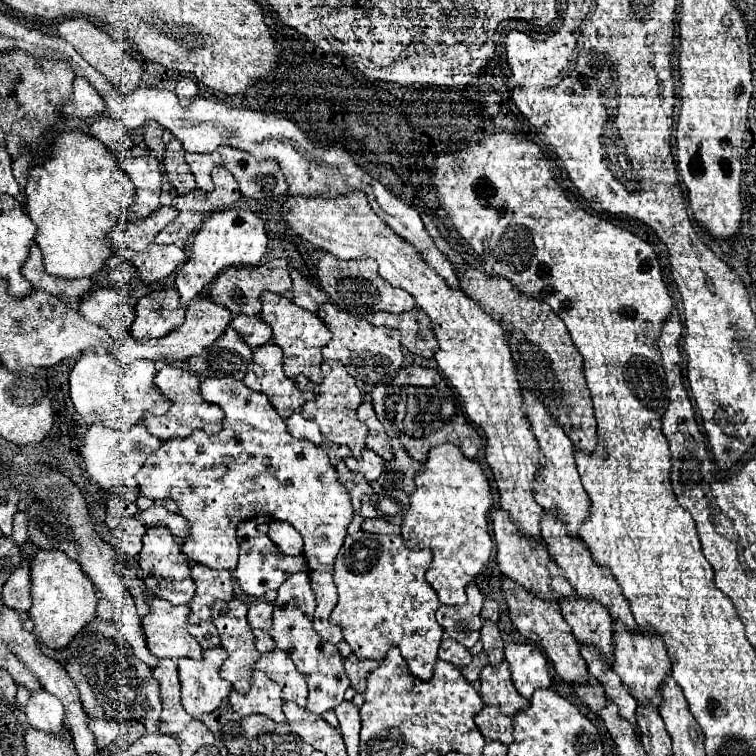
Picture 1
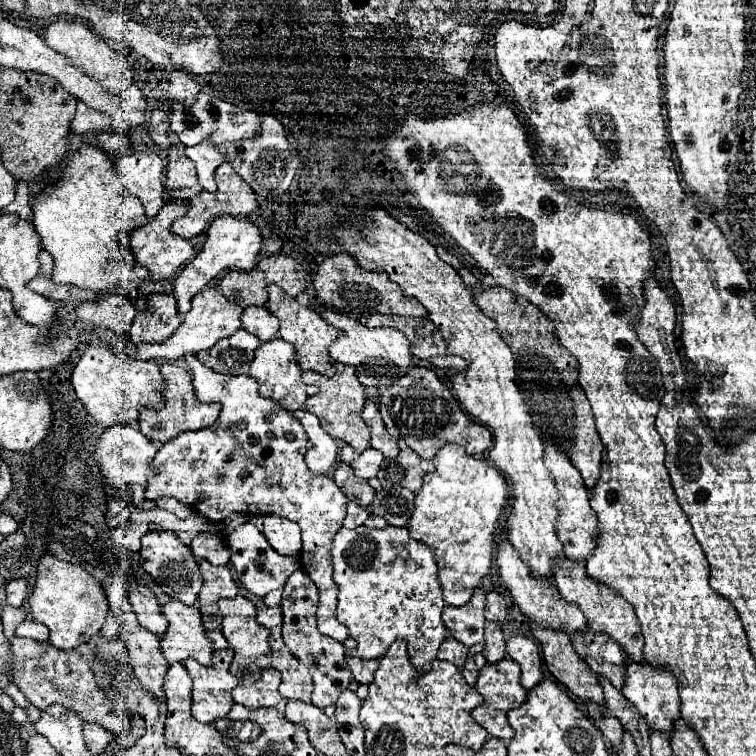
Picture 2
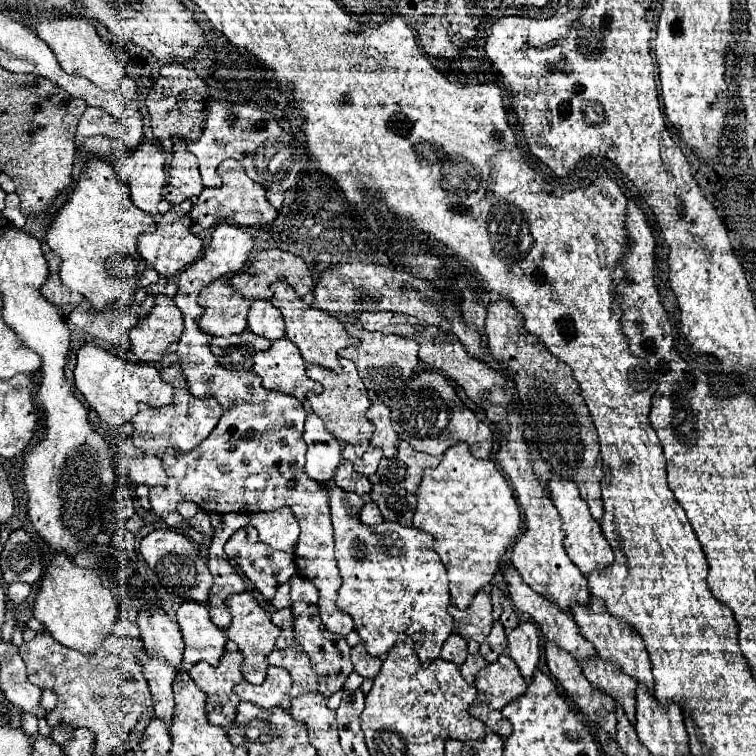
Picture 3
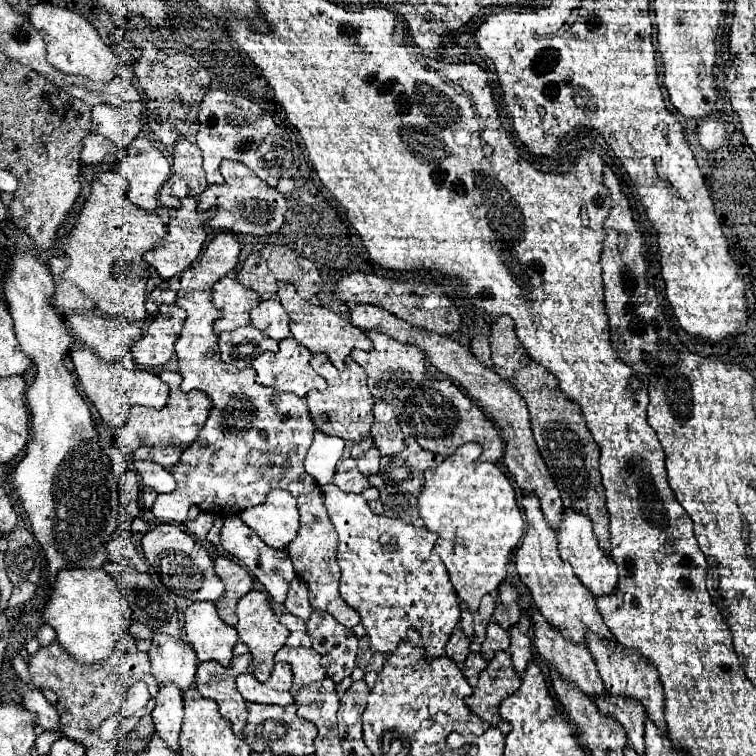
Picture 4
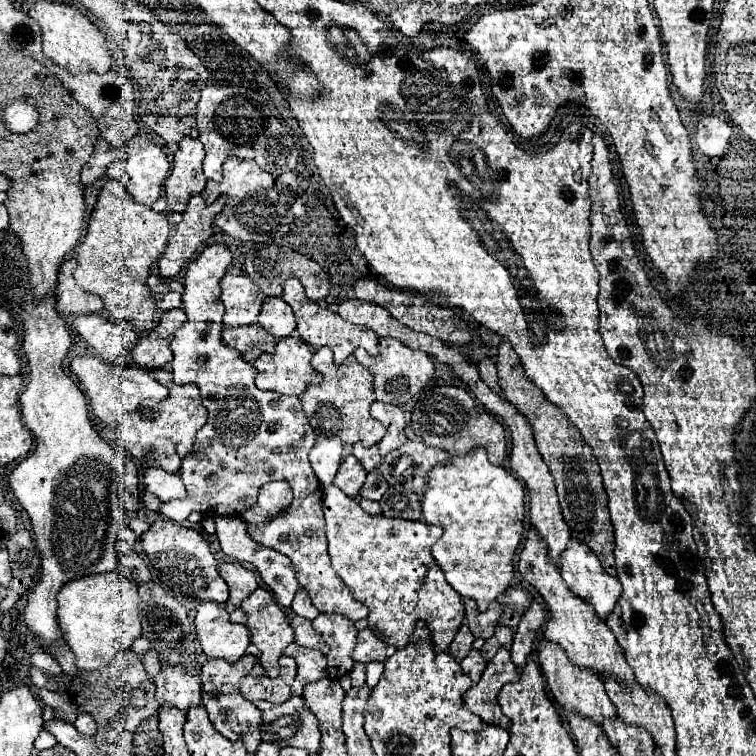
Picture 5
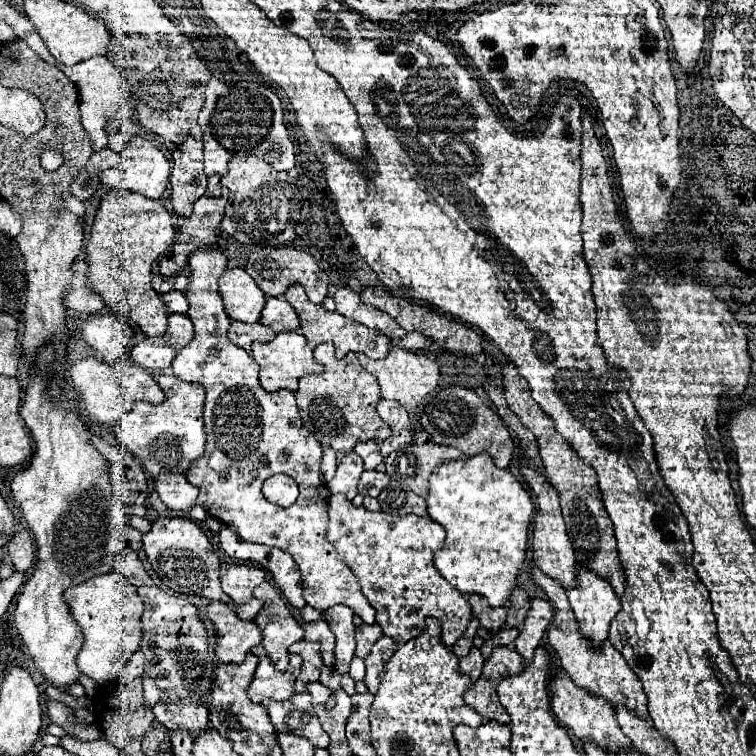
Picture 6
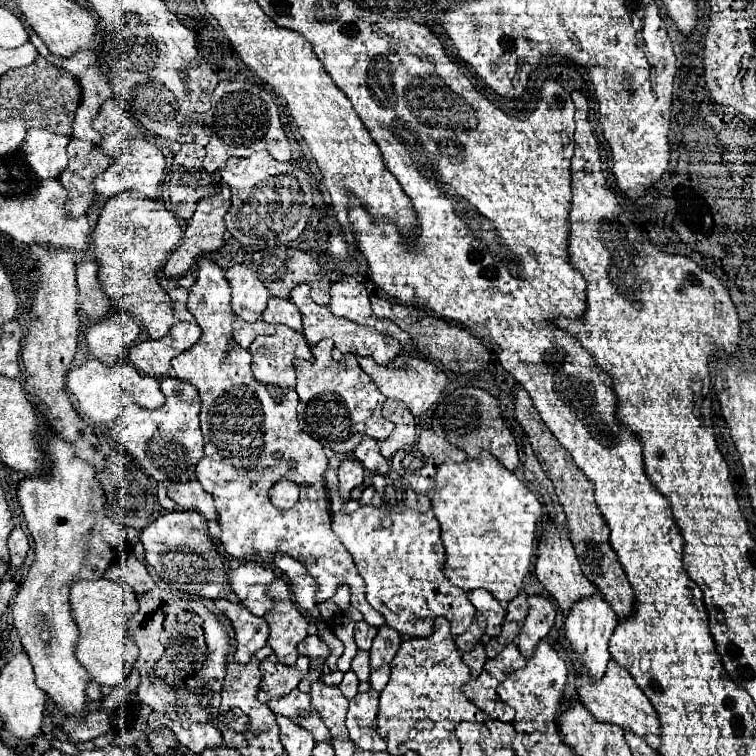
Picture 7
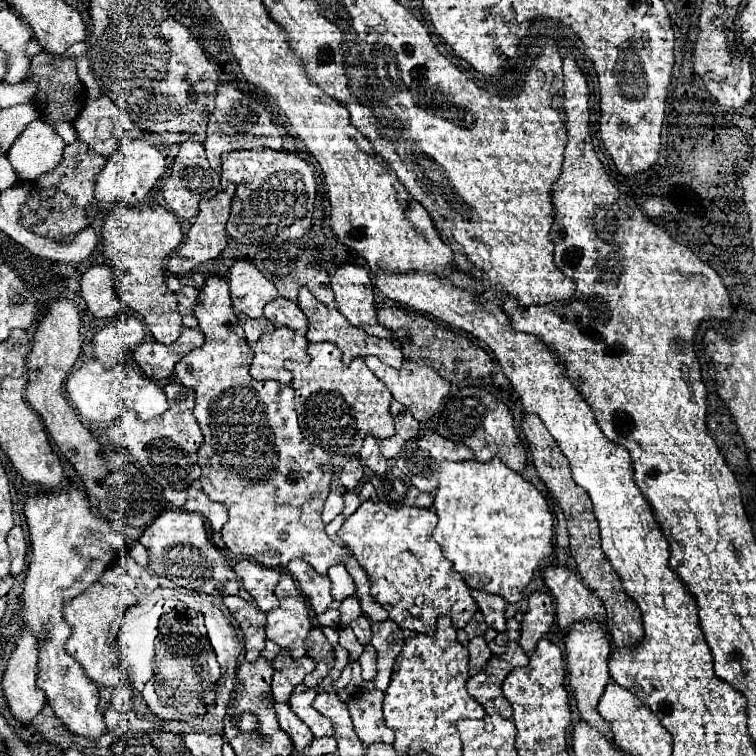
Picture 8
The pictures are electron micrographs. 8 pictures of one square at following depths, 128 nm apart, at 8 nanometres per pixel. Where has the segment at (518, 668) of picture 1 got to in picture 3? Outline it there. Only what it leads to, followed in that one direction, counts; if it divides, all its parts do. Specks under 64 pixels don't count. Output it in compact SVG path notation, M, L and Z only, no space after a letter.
M522 622L508 632L508 656L518 664L520 674L532 680L540 662L540 638L534 624Z

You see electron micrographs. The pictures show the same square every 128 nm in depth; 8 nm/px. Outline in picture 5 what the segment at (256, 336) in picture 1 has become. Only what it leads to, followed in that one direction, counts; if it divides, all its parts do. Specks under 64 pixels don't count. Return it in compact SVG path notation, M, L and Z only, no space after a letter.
M266 298L258 316L258 326L268 330L274 338L286 338L296 330L296 318L282 298Z

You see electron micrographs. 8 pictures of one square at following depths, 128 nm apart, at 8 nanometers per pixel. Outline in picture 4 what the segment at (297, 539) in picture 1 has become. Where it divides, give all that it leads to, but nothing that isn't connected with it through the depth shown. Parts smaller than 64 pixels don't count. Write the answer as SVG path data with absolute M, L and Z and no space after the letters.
M272 490L264 504L240 512L240 518L272 548L286 548L300 528L296 500L284 490Z

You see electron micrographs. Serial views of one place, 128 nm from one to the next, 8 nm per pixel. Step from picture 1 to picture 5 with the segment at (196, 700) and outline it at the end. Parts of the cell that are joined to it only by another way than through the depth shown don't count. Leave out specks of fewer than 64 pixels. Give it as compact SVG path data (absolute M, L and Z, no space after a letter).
M242 656L236 664L228 664L226 660L208 660L202 666L202 702L208 710L210 722L228 740L236 740L240 736L250 752L256 752L258 744L262 742L260 740L262 712L252 702L240 696L238 682L242 680L242 676L246 676L246 672L250 672L254 664L256 664L256 656Z

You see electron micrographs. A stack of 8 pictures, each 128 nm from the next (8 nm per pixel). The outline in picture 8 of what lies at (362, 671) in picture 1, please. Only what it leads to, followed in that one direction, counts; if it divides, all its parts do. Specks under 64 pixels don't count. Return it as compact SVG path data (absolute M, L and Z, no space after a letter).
M360 616L360 618L352 620L350 626L352 626L352 630L354 630L354 634L356 634L356 638L358 638L360 644L370 644L372 632L370 632L370 622L368 622L366 616Z

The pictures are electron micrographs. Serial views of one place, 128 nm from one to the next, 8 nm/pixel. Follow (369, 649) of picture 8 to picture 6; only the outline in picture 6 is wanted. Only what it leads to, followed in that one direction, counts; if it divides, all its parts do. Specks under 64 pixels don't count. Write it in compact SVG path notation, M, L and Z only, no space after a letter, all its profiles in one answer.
M354 656L352 658L352 664L350 664L350 676L354 680L364 680L364 672L366 672L366 666L364 666L364 660Z

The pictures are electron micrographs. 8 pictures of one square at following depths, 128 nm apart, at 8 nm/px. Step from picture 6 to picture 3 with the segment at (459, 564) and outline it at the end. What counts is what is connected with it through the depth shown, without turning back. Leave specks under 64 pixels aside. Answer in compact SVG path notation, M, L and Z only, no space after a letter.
M458 442L444 452L440 464L434 470L424 472L424 478L420 482L416 498L418 498L418 506L416 506L412 524L414 524L414 528L424 530L434 536L434 552L440 554L442 564L448 572L450 600L452 600L452 604L456 604L456 608L464 610L472 602L474 594L492 580L494 572L500 566L504 552L508 550L508 546L520 532L522 520L520 520L520 512L518 512L516 500L514 500L514 492L492 460L474 458L470 454L468 444Z

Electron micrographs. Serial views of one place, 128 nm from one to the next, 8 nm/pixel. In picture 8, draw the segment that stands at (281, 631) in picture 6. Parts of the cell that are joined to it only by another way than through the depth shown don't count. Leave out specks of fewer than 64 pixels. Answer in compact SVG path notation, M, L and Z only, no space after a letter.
M282 572L274 594L280 600L280 606L266 614L266 636L276 642L280 648L288 650L292 658L302 658L306 654L304 640L312 628L308 618L308 606L290 574Z

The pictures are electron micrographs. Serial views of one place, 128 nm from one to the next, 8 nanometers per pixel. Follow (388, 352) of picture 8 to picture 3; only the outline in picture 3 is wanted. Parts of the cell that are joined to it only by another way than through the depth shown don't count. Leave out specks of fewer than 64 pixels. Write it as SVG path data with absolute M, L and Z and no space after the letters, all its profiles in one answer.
M276 282L272 288L274 288L274 296L272 296L270 302L282 312L284 322L286 322L286 338L300 348L300 354L302 354L304 362L308 366L310 364L318 364L318 366L330 368L334 372L340 372L338 350L346 348L346 346L356 346L360 340L352 338L334 316L304 304L286 282Z

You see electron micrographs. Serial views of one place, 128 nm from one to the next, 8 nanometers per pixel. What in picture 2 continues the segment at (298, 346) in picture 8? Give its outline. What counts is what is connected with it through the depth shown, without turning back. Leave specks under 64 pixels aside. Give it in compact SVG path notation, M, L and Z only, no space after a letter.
M274 338L274 340L264 342L264 344L258 346L256 358L254 358L252 366L250 366L250 376L260 384L260 394L262 396L272 398L274 402L278 402L278 406L286 408L288 412L294 412L294 410L302 408L306 398L318 392L316 386L306 386L300 380L302 370L298 368L296 358L294 358L294 346L280 340L280 338Z

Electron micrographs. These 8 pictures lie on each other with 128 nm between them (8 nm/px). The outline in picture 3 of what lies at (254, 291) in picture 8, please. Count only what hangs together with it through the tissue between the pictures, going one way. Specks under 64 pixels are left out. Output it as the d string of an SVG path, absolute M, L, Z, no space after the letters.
M214 280L208 284L200 296L198 304L204 308L204 314L198 318L198 328L210 336L232 336L246 330L246 314L250 308L250 300L242 298L226 280Z

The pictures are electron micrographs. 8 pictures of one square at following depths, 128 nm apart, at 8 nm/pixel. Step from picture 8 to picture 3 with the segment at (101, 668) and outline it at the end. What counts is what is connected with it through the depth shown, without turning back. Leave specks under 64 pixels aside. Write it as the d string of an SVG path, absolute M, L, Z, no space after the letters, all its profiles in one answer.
M58 552L44 570L42 586L34 598L32 614L46 626L56 642L82 654L92 654L112 632L112 626L120 618L120 606L112 592L102 586L94 570L80 568L72 564L64 552Z

